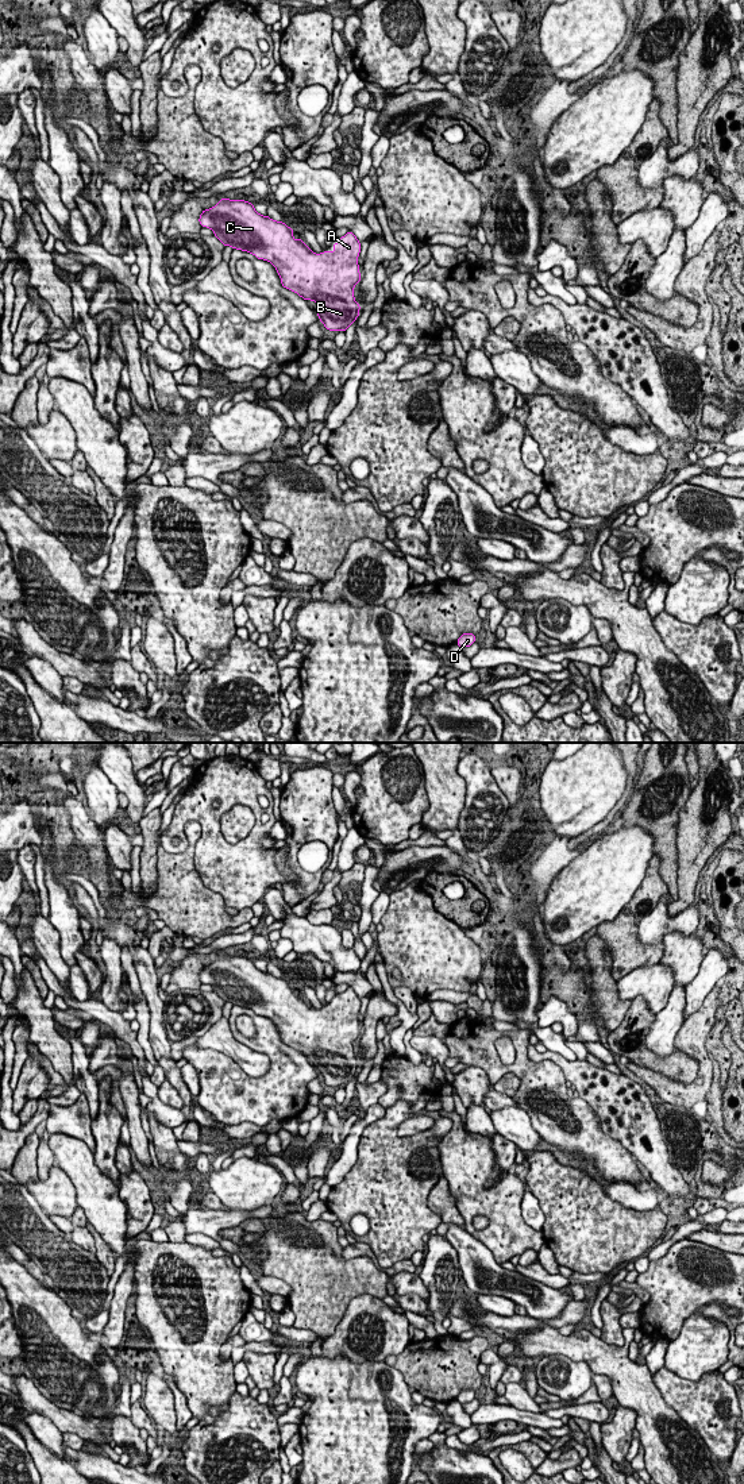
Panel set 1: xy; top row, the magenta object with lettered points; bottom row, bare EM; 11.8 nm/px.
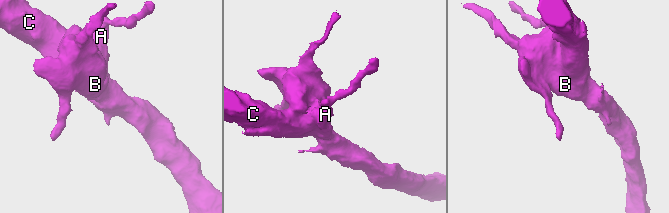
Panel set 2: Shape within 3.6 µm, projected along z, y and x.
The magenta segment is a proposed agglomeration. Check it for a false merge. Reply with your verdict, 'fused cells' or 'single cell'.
single cell

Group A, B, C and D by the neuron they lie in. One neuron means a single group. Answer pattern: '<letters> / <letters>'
A B C D

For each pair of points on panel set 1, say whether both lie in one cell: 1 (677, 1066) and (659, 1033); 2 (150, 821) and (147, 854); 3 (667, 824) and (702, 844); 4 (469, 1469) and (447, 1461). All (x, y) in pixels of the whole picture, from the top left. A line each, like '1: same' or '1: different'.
1: different
2: same
3: different
4: same

